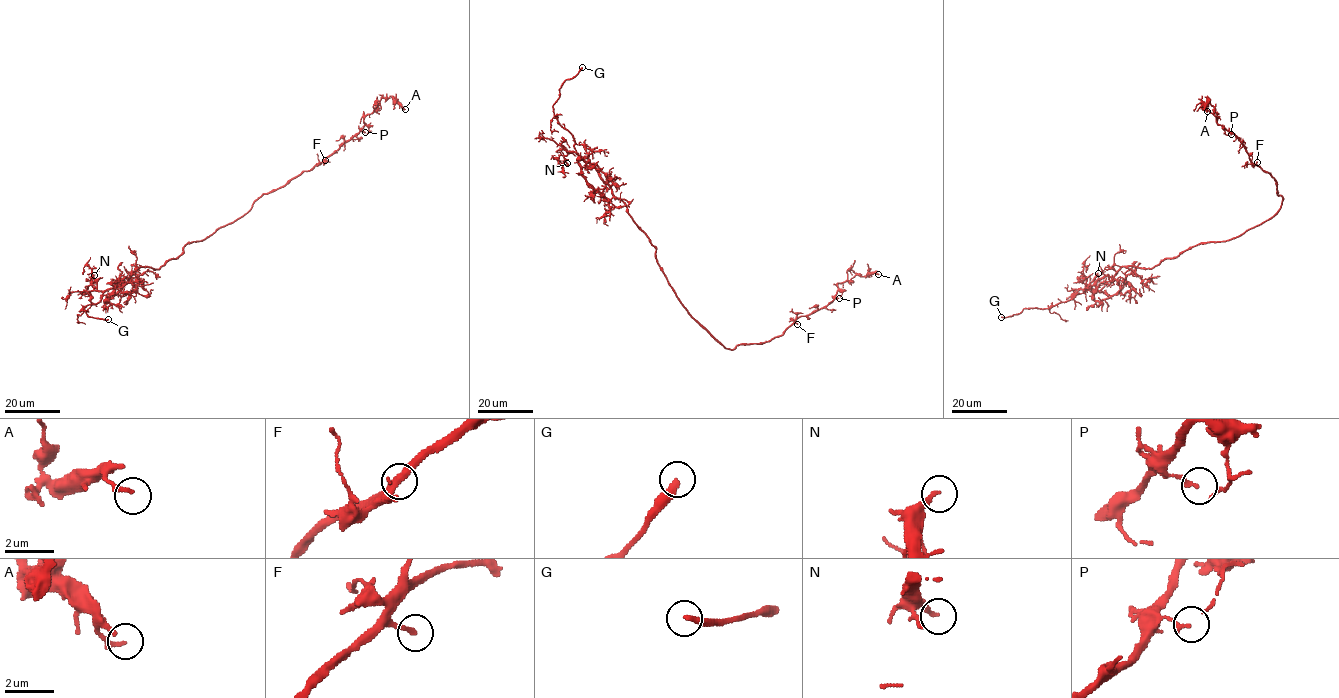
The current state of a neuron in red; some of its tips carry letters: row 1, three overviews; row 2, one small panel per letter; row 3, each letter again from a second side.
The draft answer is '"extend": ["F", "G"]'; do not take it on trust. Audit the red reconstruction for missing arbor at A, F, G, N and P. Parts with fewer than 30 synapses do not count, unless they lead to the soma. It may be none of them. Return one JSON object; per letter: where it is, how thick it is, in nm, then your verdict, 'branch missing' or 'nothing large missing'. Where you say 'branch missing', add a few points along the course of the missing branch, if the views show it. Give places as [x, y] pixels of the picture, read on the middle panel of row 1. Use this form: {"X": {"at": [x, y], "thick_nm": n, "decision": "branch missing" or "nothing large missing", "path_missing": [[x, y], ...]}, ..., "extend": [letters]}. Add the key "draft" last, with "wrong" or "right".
{"A": {"at": [878, 274], "thick_nm": 180, "decision": "nothing large missing"}, "F": {"at": [797, 324], "thick_nm": 160, "decision": "branch missing", "path_missing": [[797, 324], [813, 323], [813, 336]]}, "G": {"at": [582, 67], "thick_nm": 320, "decision": "branch missing", "path_missing": [[582, 67], [591, 51], [591, 40], [607, 16], [618, 4], [629, 1]]}, "N": {"at": [567, 163], "thick_nm": 220, "decision": "nothing large missing"}, "P": {"at": [839, 298], "thick_nm": 160, "decision": "nothing large missing"}, "extend": ["F", "G"], "draft": "right"}

